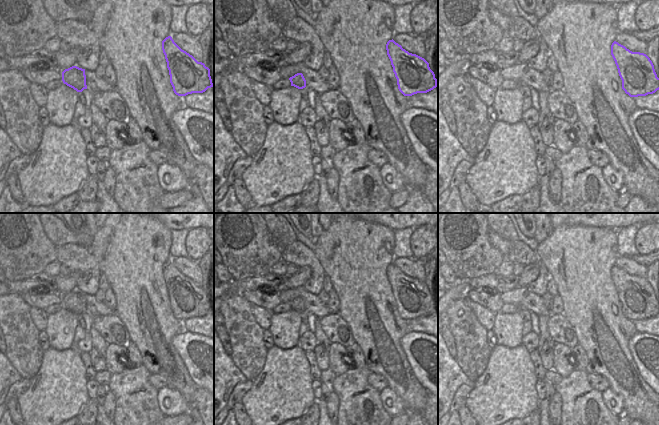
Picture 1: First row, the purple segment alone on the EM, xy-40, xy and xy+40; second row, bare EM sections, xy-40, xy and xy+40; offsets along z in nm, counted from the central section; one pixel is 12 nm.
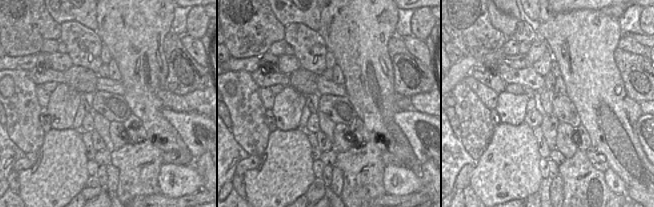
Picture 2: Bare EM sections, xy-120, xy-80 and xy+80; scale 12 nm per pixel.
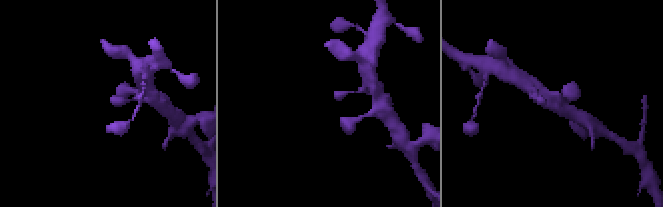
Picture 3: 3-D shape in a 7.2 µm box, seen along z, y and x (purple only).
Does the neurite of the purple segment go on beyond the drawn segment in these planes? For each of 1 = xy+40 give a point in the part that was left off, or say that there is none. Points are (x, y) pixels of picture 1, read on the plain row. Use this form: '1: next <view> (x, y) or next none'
1: next none

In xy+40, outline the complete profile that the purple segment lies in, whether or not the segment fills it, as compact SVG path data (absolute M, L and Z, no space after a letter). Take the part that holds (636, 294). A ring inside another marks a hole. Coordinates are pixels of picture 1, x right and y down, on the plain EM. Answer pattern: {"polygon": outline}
{"polygon": "M614 265L611 279L622 304L622 313L630 321L646 320L659 314L659 302L646 278L632 276Z"}

